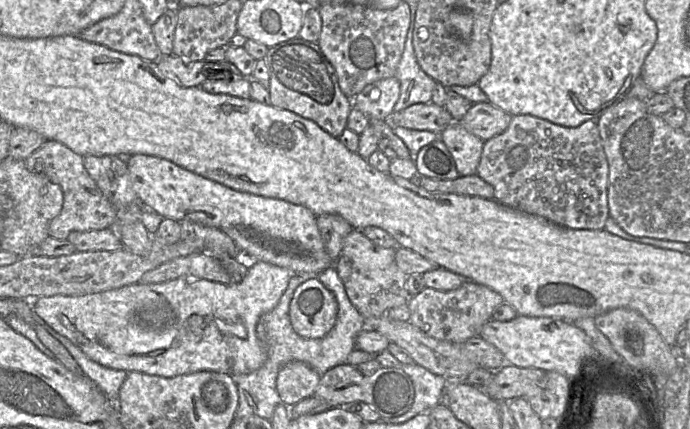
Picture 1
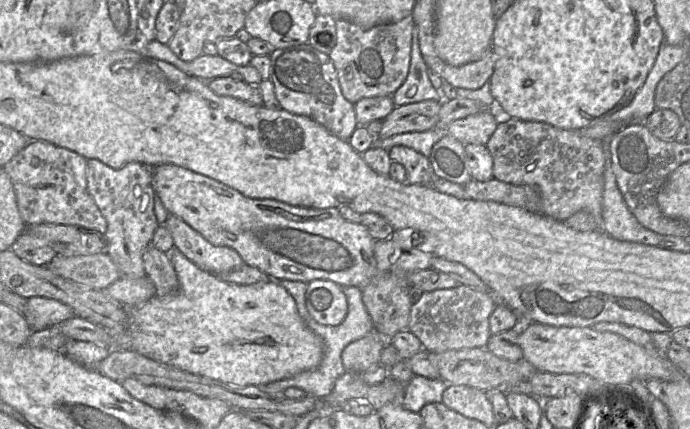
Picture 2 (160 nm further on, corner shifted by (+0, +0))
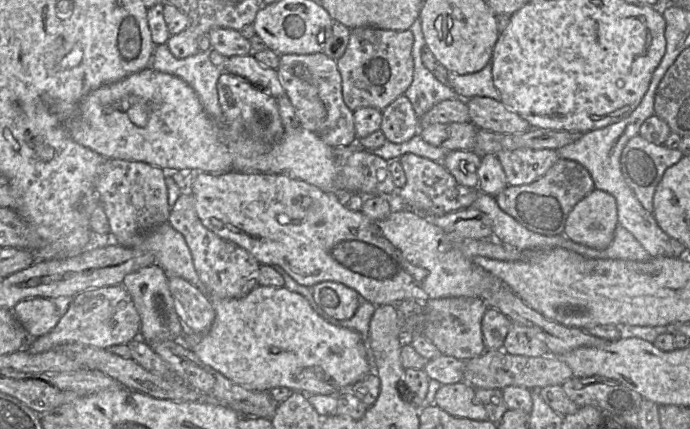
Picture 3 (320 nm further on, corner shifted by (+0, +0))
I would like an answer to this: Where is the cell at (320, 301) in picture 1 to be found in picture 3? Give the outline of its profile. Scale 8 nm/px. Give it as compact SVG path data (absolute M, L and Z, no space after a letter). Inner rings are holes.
M323 281L311 287L317 306L329 317L337 320L350 319L363 298L342 283Z

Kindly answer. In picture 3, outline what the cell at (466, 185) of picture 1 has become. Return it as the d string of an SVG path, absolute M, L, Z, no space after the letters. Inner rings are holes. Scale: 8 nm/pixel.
M559 159L536 181L521 185L508 185L495 196L498 206L529 231L545 236L564 235L566 219L573 207L595 189L587 169L578 162Z

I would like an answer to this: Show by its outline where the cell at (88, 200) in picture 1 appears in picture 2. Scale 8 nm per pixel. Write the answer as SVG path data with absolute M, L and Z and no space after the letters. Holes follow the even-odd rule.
M30 141L3 167L10 177L19 213L26 225L74 225L100 235L105 234L107 222L89 193L87 160L66 148L45 141Z

